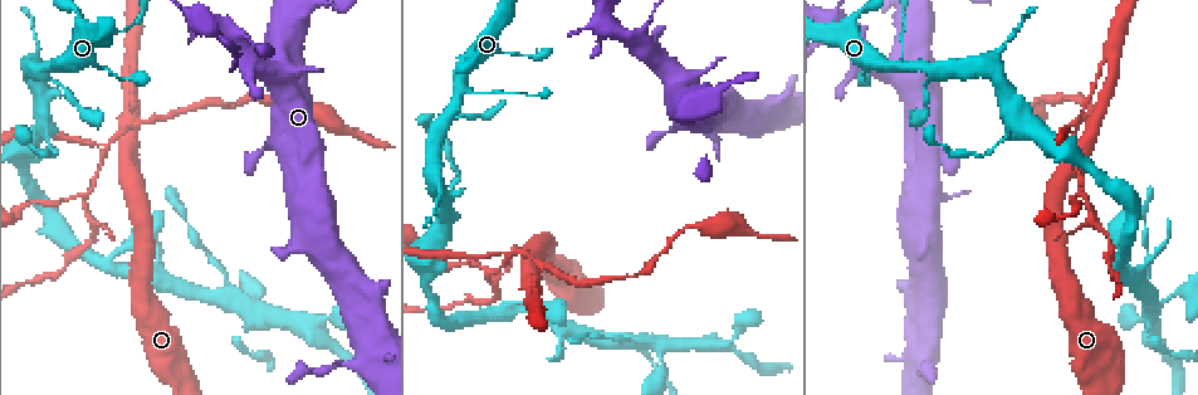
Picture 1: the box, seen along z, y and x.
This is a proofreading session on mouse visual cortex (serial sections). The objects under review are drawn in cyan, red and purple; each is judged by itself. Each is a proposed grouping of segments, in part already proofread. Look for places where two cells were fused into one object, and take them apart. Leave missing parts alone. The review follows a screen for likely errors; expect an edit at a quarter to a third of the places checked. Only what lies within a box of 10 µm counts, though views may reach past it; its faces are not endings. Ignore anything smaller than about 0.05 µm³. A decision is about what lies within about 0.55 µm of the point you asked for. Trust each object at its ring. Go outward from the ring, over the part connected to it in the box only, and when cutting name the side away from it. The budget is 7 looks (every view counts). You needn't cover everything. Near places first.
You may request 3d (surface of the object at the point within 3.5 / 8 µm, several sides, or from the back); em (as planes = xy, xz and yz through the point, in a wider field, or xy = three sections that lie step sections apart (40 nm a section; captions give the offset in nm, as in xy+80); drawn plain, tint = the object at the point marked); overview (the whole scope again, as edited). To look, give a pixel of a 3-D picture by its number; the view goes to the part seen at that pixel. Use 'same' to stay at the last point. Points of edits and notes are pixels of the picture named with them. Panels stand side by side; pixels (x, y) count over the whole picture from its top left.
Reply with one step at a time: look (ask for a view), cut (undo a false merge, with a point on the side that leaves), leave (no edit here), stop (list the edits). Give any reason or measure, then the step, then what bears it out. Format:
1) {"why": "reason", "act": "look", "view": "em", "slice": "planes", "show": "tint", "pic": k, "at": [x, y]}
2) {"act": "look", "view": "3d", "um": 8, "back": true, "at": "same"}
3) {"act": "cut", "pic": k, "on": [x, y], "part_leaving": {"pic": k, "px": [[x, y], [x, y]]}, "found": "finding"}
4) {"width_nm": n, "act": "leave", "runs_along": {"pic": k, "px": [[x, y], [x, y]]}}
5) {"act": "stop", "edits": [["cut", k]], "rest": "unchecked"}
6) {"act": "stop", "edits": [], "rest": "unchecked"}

{"why": "arms part here", "act": "look", "view": "3d", "um": 3.5, "pic": 1, "at": [460, 91]}

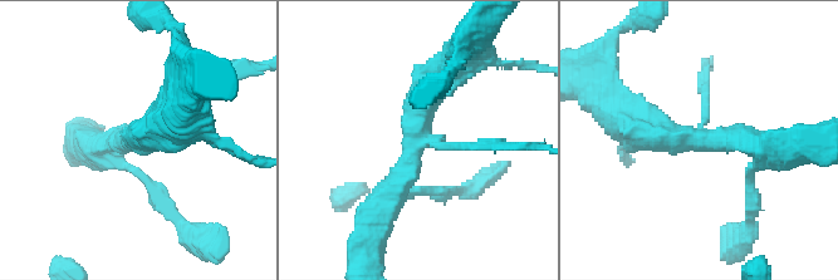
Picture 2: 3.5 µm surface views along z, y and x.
{"arms": 3, "arm_widths_nm": [150, 300, 400], "why": "shape alone is not enough", "act": "look", "view": "em", "slice": "xy", "step": 1, "show": "tint", "pic": 2, "at": [419, 139]}

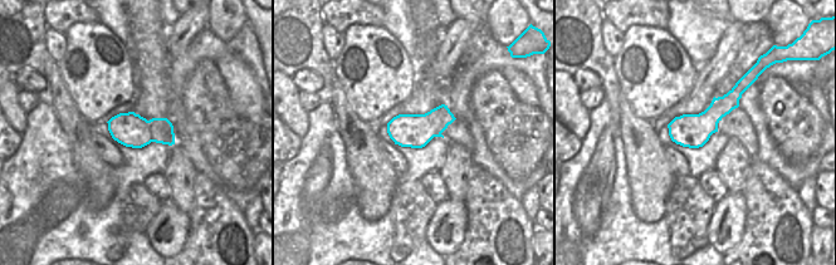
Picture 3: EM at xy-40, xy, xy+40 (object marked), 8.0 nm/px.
{"width_nm": 280, "act": "leave", "runs_along": {"pic": 2, "px": [[450, 69], [385, 210]]}, "found": "all the same cell"}

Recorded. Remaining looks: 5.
{"why": "side arm on a straight run", "act": "look", "view": "3d", "um": 3.5, "pic": 1, "at": [131, 57]}

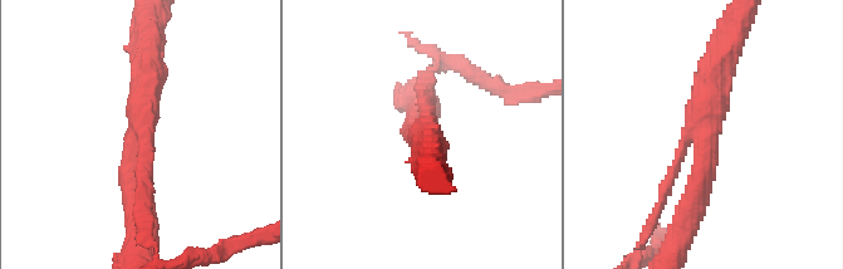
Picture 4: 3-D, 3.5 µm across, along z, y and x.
{"arms": 3, "arm_widths_nm": [150, 300, 400], "act": "look", "view": "em", "slice": "xy", "step": 2, "show": "tint", "pic": 4, "at": [138, 133]}

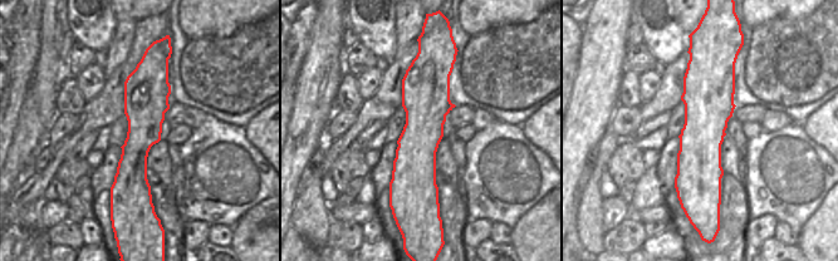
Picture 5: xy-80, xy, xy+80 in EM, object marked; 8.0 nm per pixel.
{"act": "leave", "runs_along": {"pic": 5, "px": [[431, 65], [411, 196]]}, "found": "all the same cell"}

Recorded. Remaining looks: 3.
{"why": "arms part here", "act": "look", "view": "3d", "um": 3.5, "pic": 1, "at": [542, 265]}

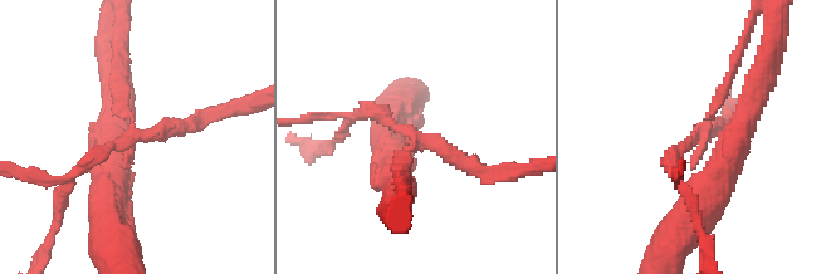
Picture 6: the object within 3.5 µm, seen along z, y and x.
{"arms": 3, "arm_widths_nm": [150, 200, 200], "why": "need the tissue", "act": "look", "view": "em", "slice": "planes", "show": "tint", "pic": 6, "at": [418, 139]}

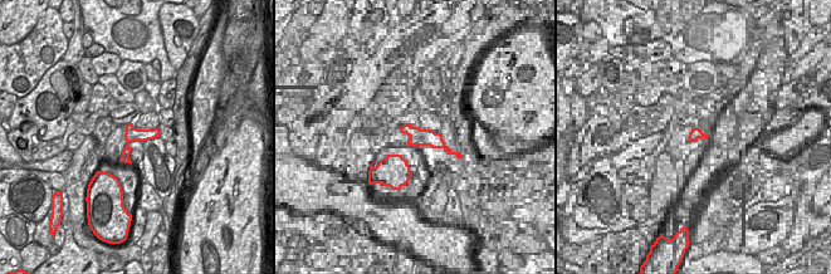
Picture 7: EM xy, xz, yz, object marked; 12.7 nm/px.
{"act": "cut", "pic": 6, "on": [673, 156], "part_leaving": {"pic": 6, "px": [[407, 151], [426, 138], [493, 174]]}, "found": "two cells meet here"}

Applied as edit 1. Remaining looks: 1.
{"act": "stop", "edits": [["cut", 6]], "rest": "unchecked"}

